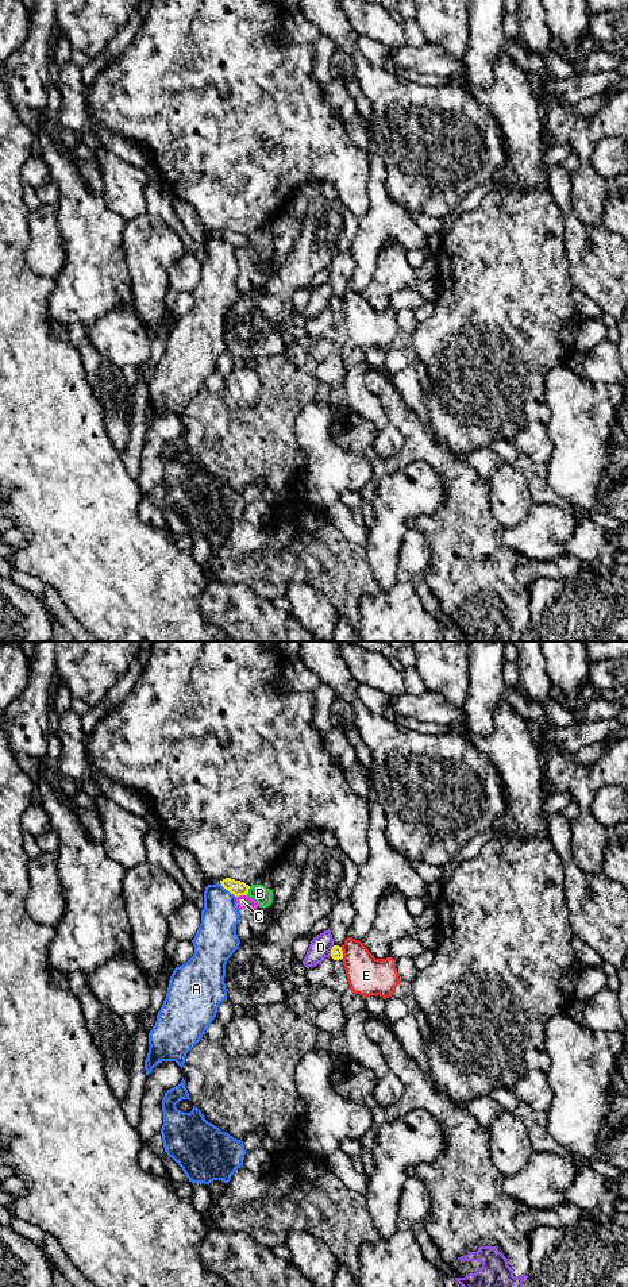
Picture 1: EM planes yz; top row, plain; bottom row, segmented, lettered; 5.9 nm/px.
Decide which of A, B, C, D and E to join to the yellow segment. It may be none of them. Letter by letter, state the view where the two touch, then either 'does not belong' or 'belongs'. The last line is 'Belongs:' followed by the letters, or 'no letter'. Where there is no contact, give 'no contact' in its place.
A: meets yellow in yz; does not belong
B: meets yellow in yz; does not belong
C: meets yellow in yz; does not belong
D: meets yellow in yz; does not belong
E: meets yellow in yz; does not belong
Belongs: no letter

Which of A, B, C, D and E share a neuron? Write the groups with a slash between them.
A / B C / D / E

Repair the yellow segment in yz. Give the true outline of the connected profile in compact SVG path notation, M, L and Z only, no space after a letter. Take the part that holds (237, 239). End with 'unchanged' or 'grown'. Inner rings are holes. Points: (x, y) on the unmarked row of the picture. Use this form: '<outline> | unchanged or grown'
M226 230L226 231L220 232L220 235L226 242L228 242L235 248L247 247L248 240L250 240L250 238L246 236L244 234L235 232L231 230Z | unchanged

